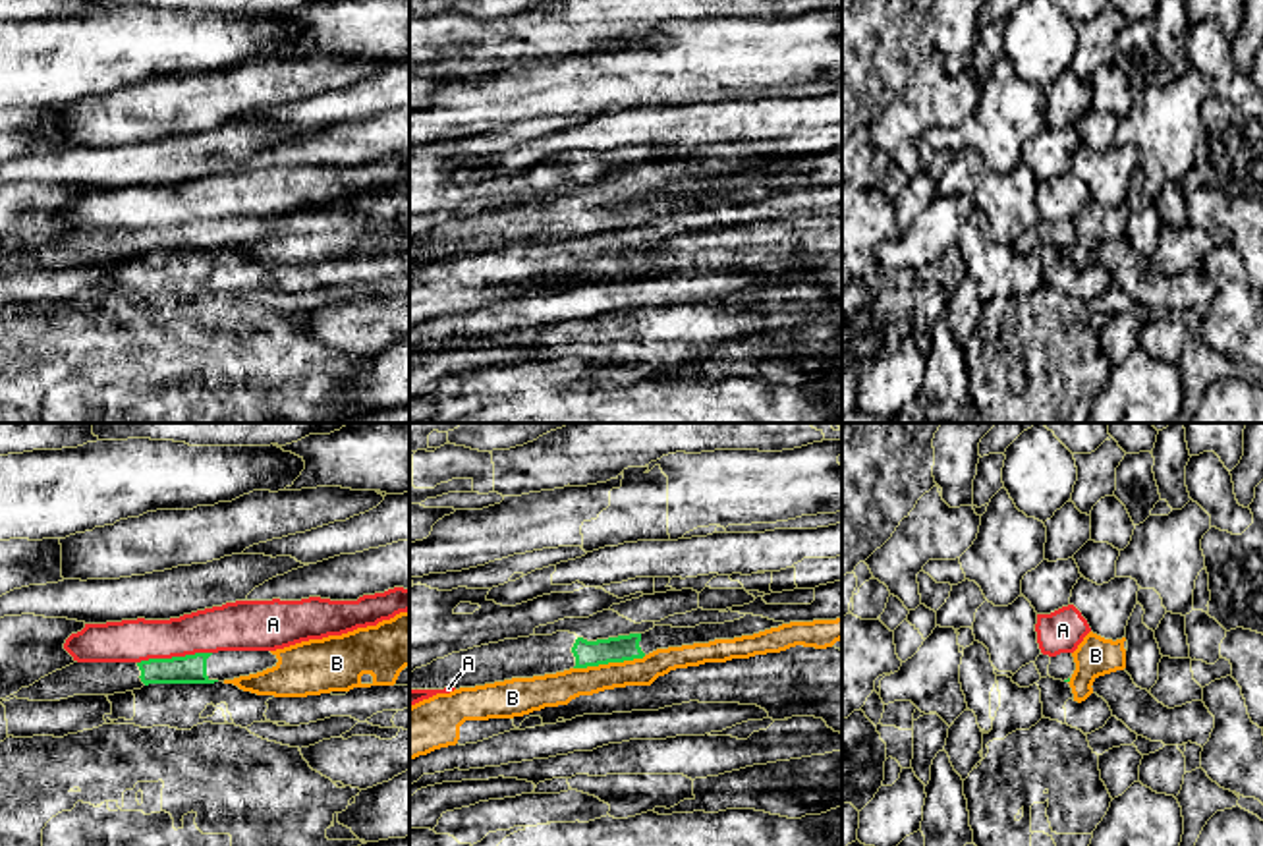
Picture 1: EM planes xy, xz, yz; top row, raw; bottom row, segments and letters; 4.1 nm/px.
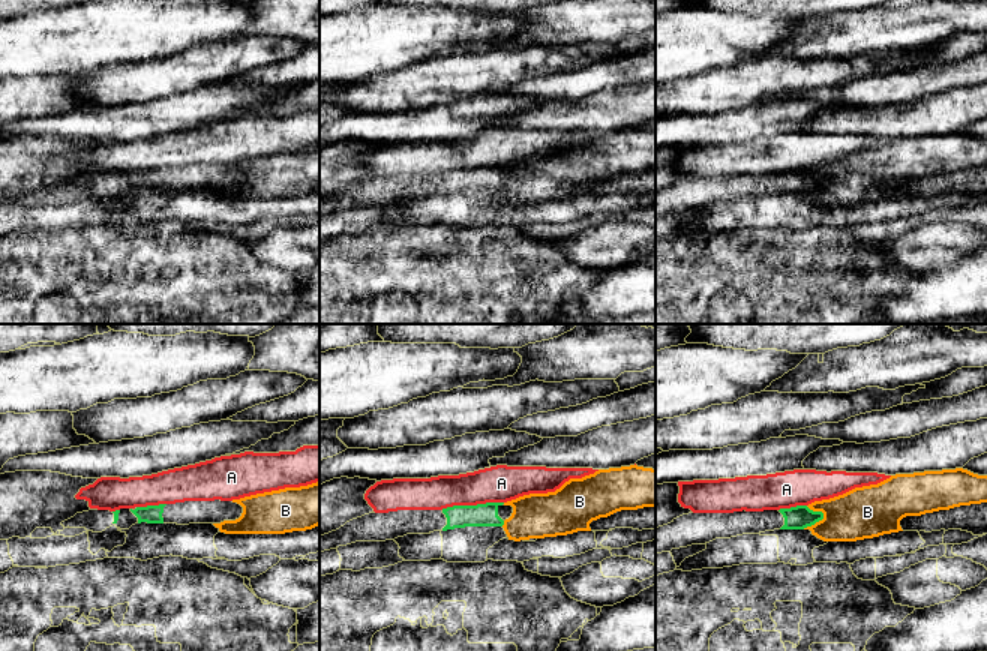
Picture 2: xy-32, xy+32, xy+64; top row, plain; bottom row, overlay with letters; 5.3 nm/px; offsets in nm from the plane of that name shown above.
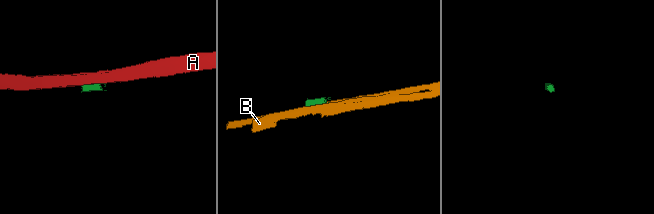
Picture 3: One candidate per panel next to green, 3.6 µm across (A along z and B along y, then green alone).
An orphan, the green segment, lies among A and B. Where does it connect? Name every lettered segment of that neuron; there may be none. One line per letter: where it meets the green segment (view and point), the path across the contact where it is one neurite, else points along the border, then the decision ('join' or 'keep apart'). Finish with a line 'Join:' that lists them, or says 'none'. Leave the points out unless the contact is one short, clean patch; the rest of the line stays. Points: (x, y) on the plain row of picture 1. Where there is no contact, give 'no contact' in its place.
A: meets green in xy at (174, 225); border along xy (211, 219), (149, 225), (138, 230); keep apart
B: meets green in xz at (609, 228); border along xz (645, 223), (574, 236); keep apart
Join: none

